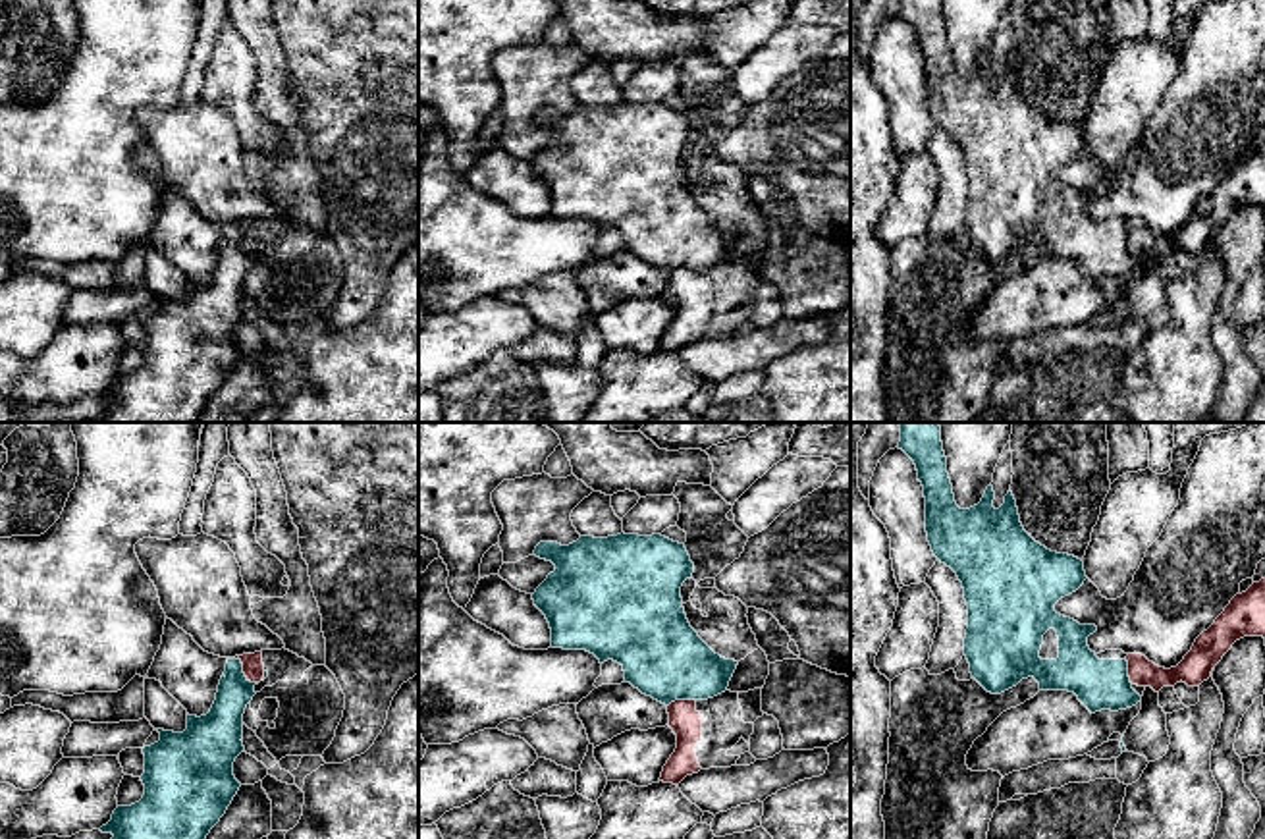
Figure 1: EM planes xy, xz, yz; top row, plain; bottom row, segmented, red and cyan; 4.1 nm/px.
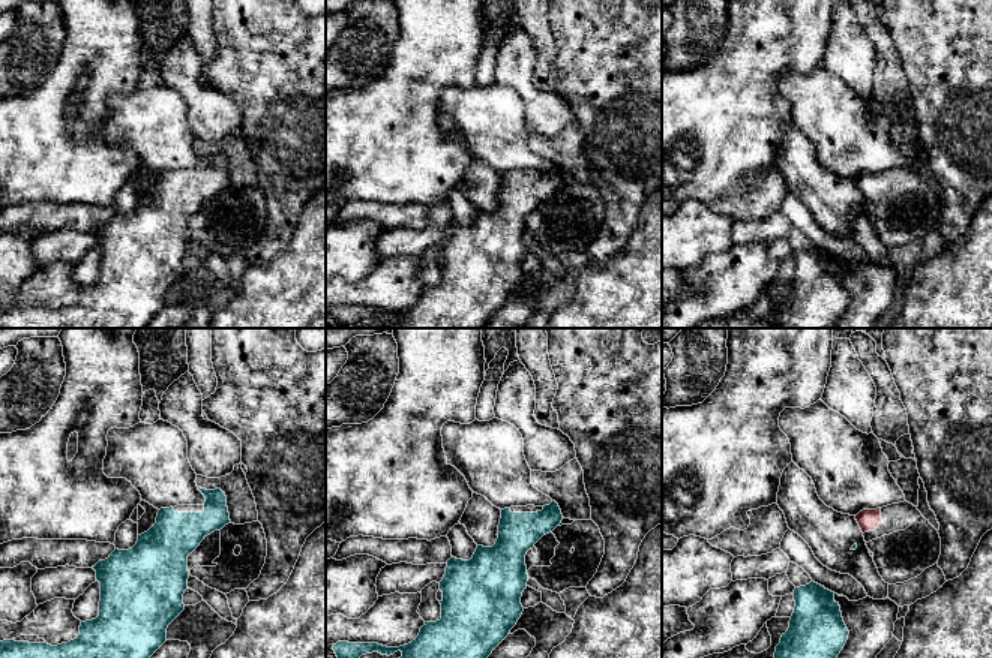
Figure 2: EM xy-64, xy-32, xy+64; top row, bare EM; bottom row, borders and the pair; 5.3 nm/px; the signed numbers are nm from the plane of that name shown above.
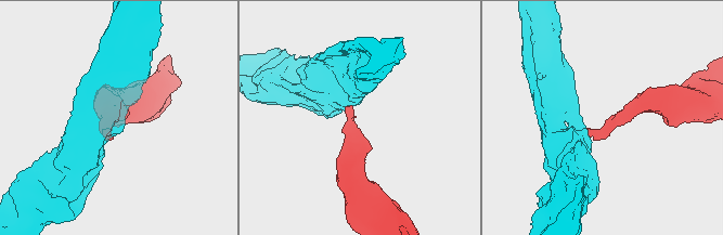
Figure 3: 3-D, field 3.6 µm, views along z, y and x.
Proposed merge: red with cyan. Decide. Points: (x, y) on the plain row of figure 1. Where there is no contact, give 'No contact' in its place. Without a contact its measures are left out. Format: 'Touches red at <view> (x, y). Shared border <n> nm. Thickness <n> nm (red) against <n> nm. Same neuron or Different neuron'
Touches red at xy (243, 240). Shared border 130 nm. Thickness 90 nm (red) against 180 nm. Different neuron

